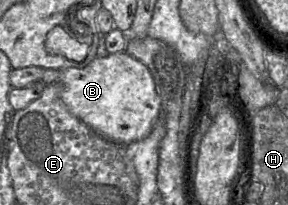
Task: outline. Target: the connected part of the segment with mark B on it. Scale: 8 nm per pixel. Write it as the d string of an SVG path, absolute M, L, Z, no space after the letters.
M125 51L106 57L96 57L83 68L69 67L60 70L61 98L71 114L94 132L115 144L127 145L147 137L161 112L161 98L148 67Z

